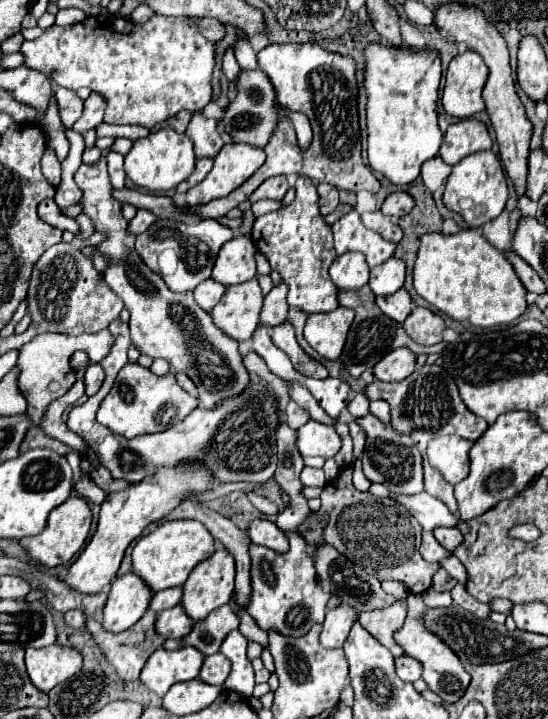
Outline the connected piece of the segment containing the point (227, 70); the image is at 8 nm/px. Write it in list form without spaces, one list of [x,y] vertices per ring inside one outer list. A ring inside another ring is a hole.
[[[227,48],[227,50],[225,50],[225,54],[223,54],[223,74],[227,76],[227,80],[229,80],[229,82],[235,82],[235,76],[239,74],[239,70],[241,70],[241,66],[237,64],[233,50],[231,50],[231,48]]]

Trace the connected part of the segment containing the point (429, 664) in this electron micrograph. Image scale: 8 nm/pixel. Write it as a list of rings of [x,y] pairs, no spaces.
[[[391,580],[383,581],[383,590],[397,599],[407,598],[407,617],[403,628],[399,628],[399,630],[395,632],[395,640],[399,642],[399,646],[405,650],[407,656],[413,656],[415,660],[419,660],[419,662],[423,664],[423,680],[427,682],[427,686],[429,686],[435,694],[439,694],[439,696],[443,698],[443,702],[455,702],[455,700],[459,700],[459,698],[463,696],[463,692],[467,690],[471,676],[465,672],[465,668],[463,668],[459,656],[457,656],[447,644],[443,644],[443,640],[441,640],[437,634],[433,634],[433,632],[425,626],[424,614],[428,607],[423,602],[420,594],[409,594],[409,590],[404,584]]]

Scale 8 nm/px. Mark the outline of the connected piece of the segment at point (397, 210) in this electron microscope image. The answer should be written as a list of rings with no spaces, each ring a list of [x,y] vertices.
[[[393,192],[385,198],[381,212],[385,216],[391,216],[393,220],[397,220],[397,218],[409,214],[413,208],[415,208],[415,200],[407,192]]]

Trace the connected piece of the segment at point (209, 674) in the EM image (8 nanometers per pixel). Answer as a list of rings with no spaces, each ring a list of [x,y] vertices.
[[[211,654],[205,656],[199,678],[207,684],[223,684],[225,678],[229,676],[229,670],[231,670],[231,662],[223,654]]]

